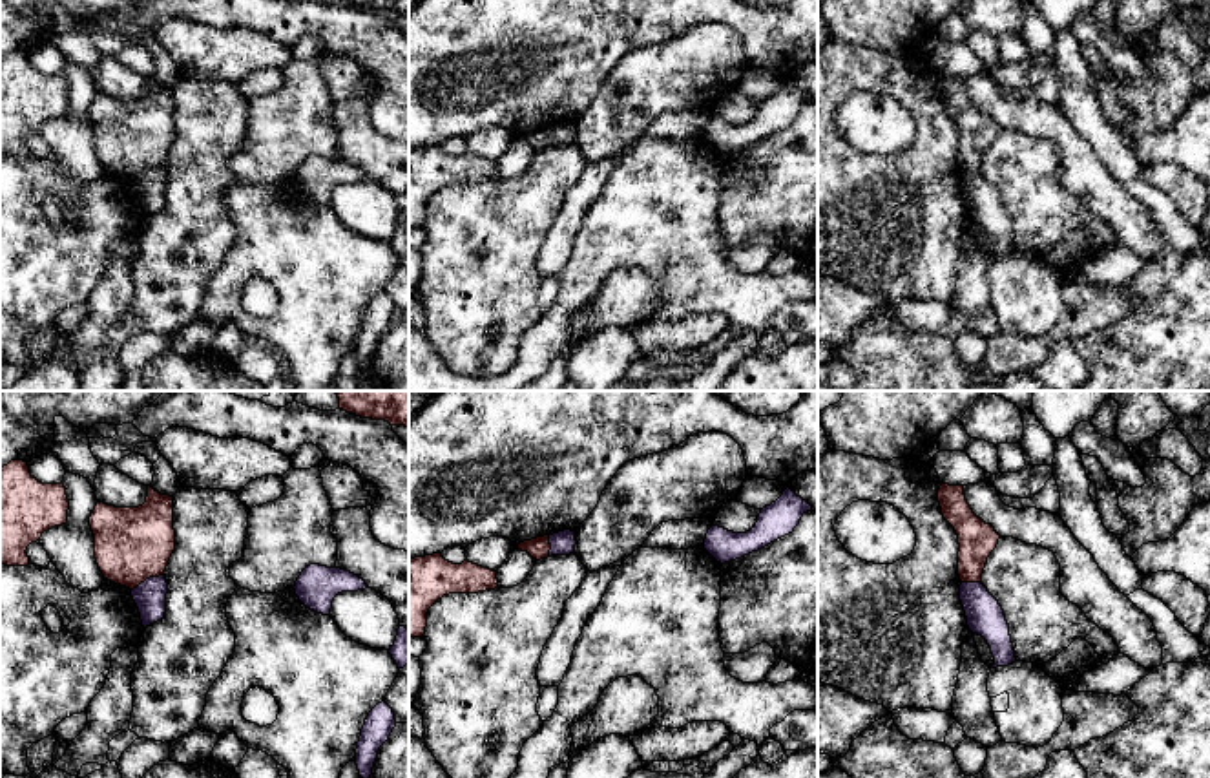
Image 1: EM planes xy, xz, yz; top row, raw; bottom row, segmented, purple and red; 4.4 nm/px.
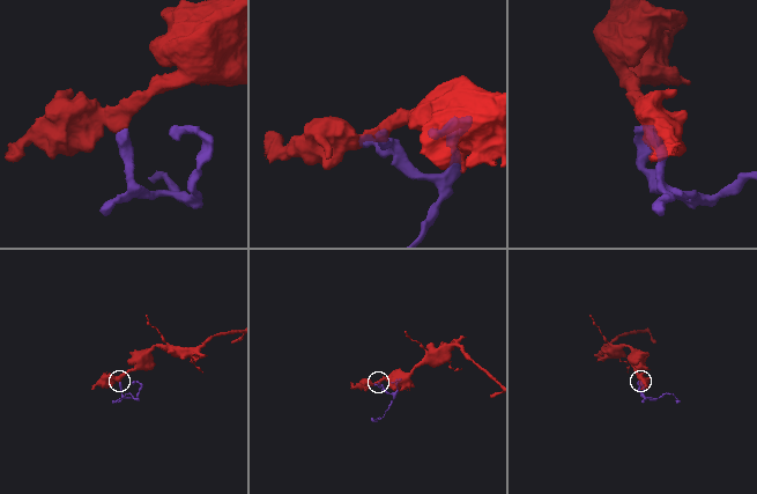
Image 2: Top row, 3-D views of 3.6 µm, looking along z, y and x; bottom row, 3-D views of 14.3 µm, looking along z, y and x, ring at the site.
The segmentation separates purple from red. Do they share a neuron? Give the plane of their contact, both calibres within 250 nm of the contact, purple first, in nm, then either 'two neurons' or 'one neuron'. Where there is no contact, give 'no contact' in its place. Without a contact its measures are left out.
meets purple in xy; 140 nm thick on the purple side, 320 nm on the other; two neurons

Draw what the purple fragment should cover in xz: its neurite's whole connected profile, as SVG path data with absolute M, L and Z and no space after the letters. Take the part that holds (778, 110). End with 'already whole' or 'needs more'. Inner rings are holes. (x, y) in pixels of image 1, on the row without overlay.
M787 79L776 93L761 100L756 117L746 124L712 115L704 141L721 155L741 150L792 124L807 102L812 102L812 97Z; already whole

